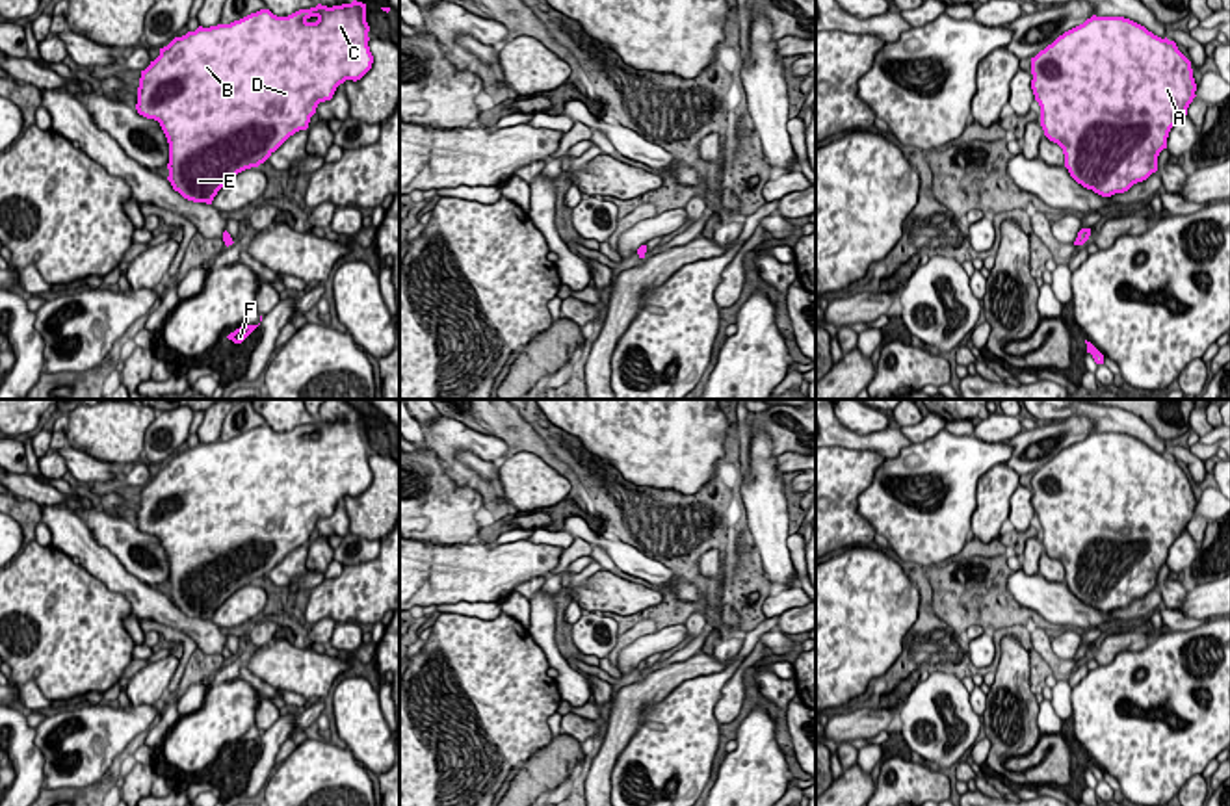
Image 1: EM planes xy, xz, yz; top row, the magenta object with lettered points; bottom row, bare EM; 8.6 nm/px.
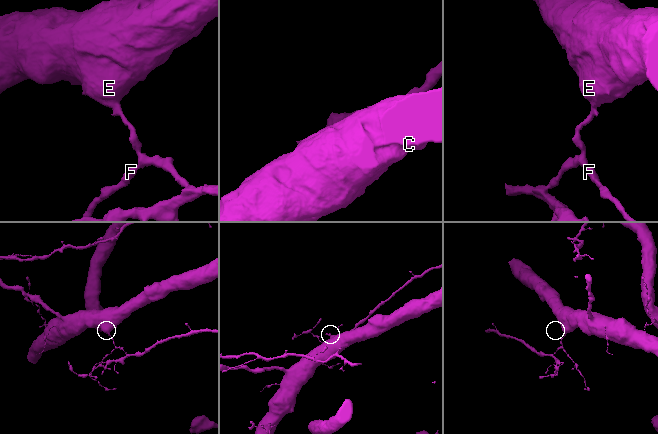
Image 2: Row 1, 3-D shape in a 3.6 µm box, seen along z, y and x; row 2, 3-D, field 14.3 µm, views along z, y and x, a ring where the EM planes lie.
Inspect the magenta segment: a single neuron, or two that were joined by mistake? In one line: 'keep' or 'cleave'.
cleave

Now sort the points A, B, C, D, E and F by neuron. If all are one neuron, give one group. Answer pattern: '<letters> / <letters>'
A B C D E / F

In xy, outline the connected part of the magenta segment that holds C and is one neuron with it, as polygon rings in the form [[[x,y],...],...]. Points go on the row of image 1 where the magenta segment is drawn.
[[[366,4],[299,9],[277,17],[260,9],[230,24],[199,26],[160,48],[160,56],[141,71],[136,110],[160,123],[169,143],[173,189],[193,202],[212,204],[217,191],[238,173],[264,163],[290,136],[307,130],[320,102],[331,100],[346,80],[360,80],[373,63],[368,46]]]

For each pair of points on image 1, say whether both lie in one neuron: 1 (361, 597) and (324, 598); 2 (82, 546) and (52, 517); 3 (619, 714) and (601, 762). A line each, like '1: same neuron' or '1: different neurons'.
1: same neuron
2: same neuron
3: same neuron

